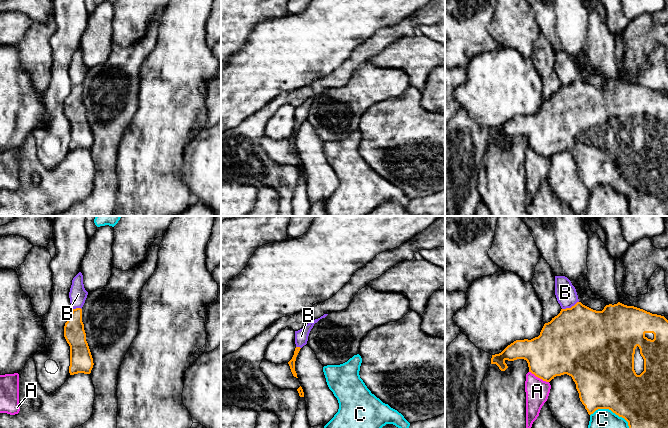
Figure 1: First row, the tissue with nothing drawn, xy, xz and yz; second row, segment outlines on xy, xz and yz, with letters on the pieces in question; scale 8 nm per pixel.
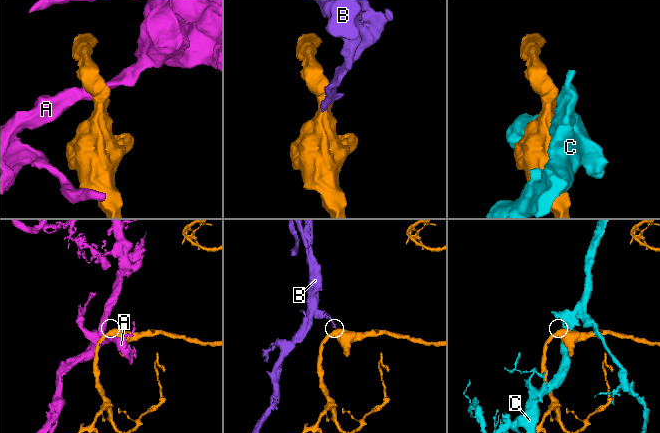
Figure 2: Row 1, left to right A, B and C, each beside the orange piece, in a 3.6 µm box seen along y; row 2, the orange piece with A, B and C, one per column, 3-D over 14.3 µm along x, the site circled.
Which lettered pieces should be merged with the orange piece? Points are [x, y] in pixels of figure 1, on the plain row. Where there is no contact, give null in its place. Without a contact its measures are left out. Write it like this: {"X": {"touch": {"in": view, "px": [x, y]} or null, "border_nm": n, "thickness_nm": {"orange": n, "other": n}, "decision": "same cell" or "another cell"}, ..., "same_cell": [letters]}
{"A": {"touch": {"in": "yz", "px": [539, 153]}, "border_nm": 180, "thickness_nm": {"orange": 380, "other": 190}, "decision": "another cell"}, "B": {"touch": {"in": "yz", "px": [571, 83]}, "border_nm": 150, "thickness_nm": {"orange": 500, "other": 170}, "decision": "another cell"}, "C": {"touch": {"in": "yz", "px": [617, 190]}, "border_nm": 380, "thickness_nm": {"orange": 420, "other": 360}, "decision": "another cell"}, "same_cell": []}

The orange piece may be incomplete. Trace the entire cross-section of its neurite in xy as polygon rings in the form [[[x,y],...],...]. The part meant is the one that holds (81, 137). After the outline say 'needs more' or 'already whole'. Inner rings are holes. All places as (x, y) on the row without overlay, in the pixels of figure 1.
[[[81,84],[72,85],[64,102],[64,113],[70,122],[70,151],[90,150],[94,139],[86,117]]]; already whole

